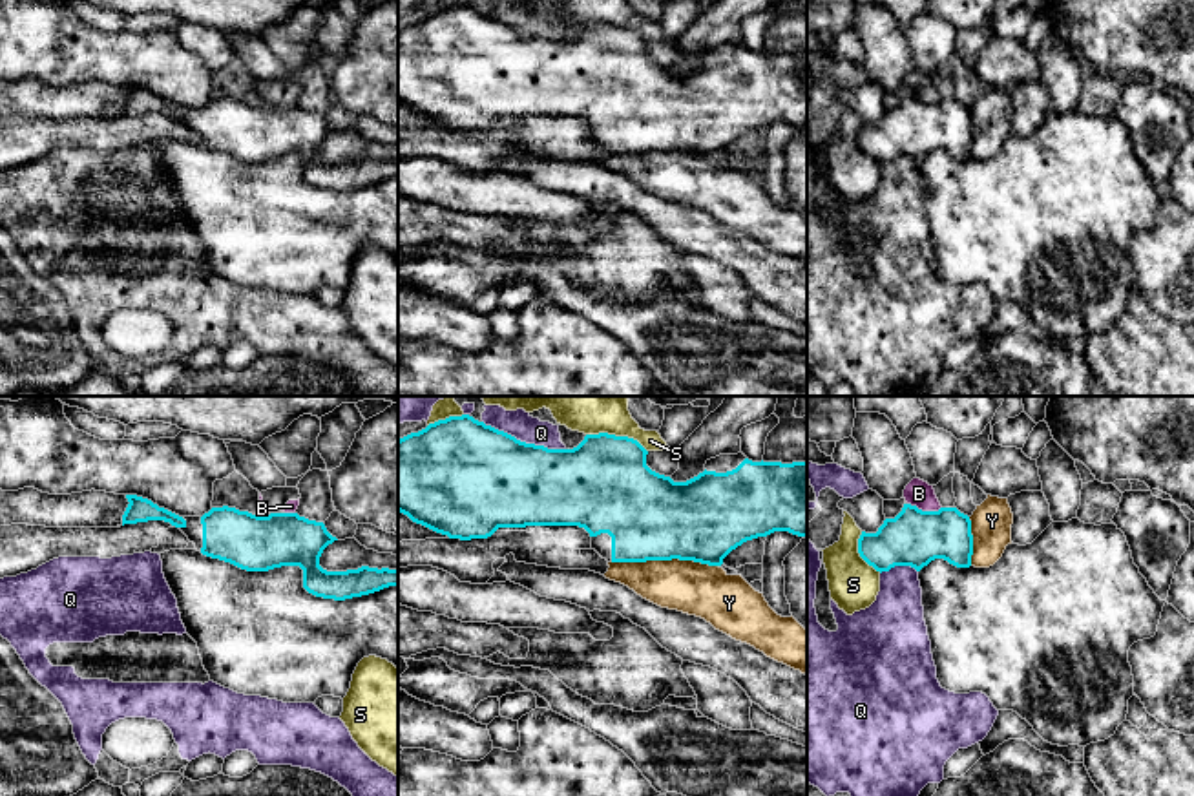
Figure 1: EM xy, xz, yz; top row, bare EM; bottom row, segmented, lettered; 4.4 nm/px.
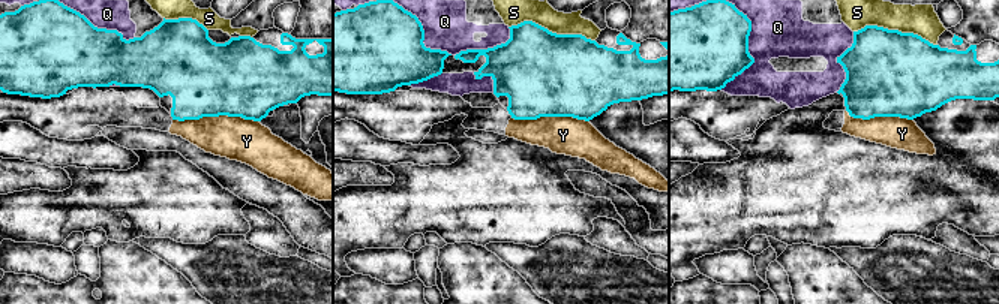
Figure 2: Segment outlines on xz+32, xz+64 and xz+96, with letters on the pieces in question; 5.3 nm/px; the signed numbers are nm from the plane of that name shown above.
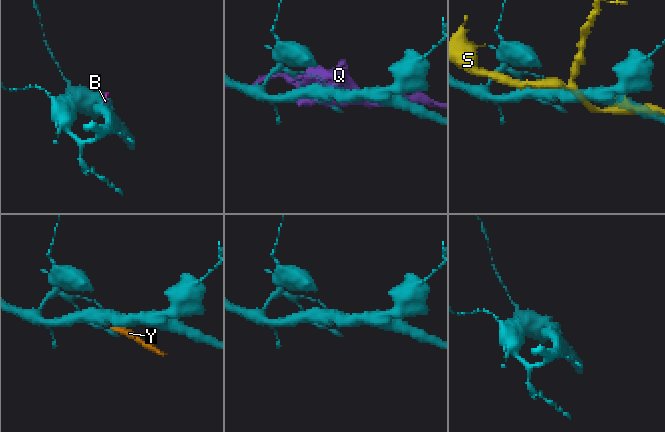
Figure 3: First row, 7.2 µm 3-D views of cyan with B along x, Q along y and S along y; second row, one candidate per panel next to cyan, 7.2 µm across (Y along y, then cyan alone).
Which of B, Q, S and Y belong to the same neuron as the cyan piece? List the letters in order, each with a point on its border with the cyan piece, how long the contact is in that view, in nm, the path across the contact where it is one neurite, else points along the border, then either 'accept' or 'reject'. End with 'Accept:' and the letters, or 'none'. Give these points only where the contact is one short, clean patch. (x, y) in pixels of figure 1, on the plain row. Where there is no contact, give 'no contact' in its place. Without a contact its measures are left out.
B: contact yz (924, 103); length 150 nm; reject
Q: contact xz (524, 33); length 400 nm; reject
S: contact xz (617, 28); length 280 nm; reject
Y: contact xz (665, 150); length 480 nm; border xz (610, 152), (692, 150), (718, 157); reject
Accept: none

